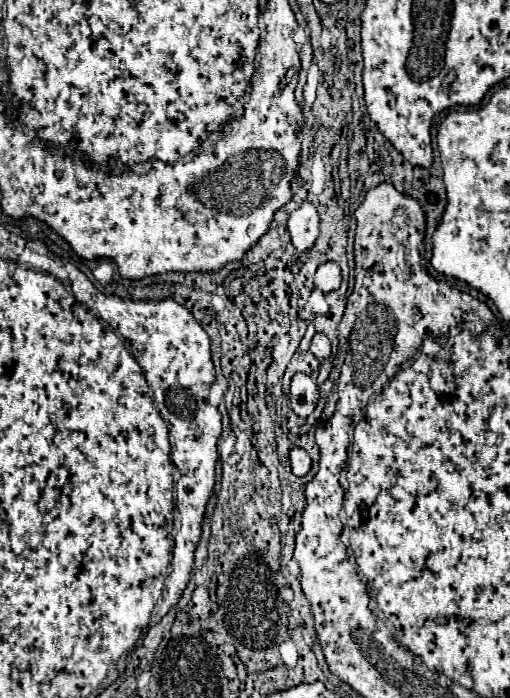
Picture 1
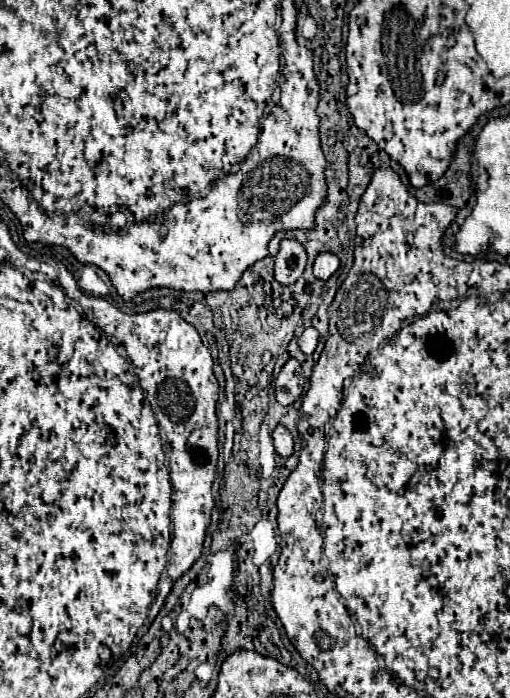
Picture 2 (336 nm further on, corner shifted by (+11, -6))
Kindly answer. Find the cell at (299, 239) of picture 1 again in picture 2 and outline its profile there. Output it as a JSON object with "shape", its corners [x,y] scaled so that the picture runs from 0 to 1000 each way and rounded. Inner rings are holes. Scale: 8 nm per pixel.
{"shape":[[[555,344],[547,364],[539,367],[539,401],[547,407],[575,407],[598,387],[602,364],[582,344]]]}

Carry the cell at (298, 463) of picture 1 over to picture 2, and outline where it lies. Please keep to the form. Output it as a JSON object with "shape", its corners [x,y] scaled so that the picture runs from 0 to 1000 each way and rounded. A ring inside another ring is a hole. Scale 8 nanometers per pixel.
{"shape":[[[555,607],[539,610],[539,616],[531,619],[531,625],[535,625],[539,648],[543,648],[547,653],[563,656],[563,653],[575,650],[575,628],[571,628],[571,619],[567,619]]]}

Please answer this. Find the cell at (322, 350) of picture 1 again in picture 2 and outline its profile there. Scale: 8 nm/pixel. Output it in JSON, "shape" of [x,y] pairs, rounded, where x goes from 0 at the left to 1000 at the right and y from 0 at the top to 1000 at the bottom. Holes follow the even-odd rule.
{"shape":[[[602,467],[586,484],[586,496],[598,507],[614,507],[618,499],[622,499],[622,490],[625,490],[625,476],[614,470],[614,467]]]}

